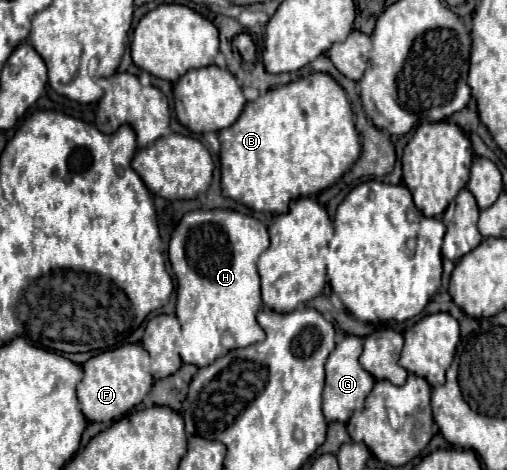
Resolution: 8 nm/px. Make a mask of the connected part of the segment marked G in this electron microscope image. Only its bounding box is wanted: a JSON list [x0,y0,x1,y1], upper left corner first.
[322,336,374,422]

